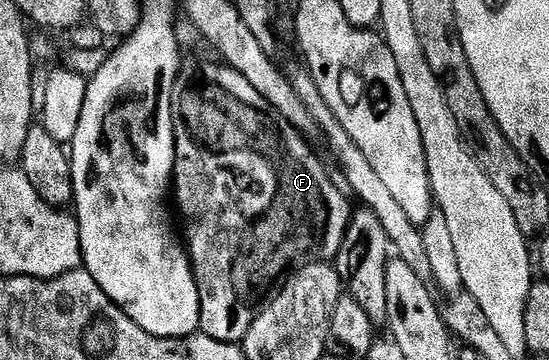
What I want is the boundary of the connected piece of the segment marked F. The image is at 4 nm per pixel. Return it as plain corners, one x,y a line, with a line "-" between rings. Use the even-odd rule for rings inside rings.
204,62
201,66
185,65
181,69
174,84
172,93
172,119
176,129
176,163
172,169
172,181
174,183
174,198
180,201
180,214
184,222
192,226
186,237
186,249
188,259
192,262
194,280
198,284
198,296
200,297
200,330
206,336
210,336
219,342
243,343
246,332
250,332
250,324
258,320
260,310
272,301
273,297
284,289
284,285
296,274
296,272
309,265
313,260
319,259
324,246
329,246
332,252
339,250
344,233
348,231
350,217
349,199
331,182
329,167
320,163
320,158
308,147
309,139
301,134
286,121
242,76
238,71
227,64
215,66
212,62

